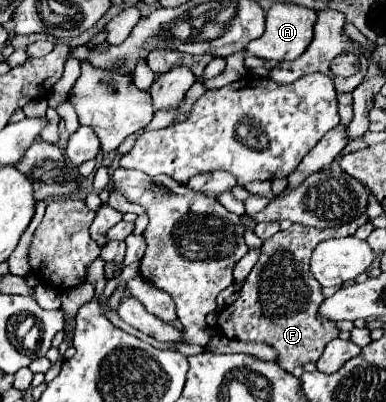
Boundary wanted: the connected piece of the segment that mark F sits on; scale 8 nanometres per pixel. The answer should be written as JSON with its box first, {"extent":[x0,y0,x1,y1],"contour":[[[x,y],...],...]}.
{"extent":[217,214,369,372],"contour":[[[363,214],[363,218],[357,218],[351,224],[329,230],[293,224],[289,230],[277,232],[265,240],[259,260],[245,280],[239,300],[219,312],[217,326],[221,334],[229,340],[257,340],[271,344],[279,352],[277,364],[287,372],[295,366],[303,366],[305,362],[317,362],[325,346],[339,336],[339,330],[329,320],[317,320],[317,308],[321,306],[323,294],[321,284],[317,284],[309,272],[309,256],[317,244],[329,238],[353,236],[355,230],[367,220],[369,218]]]}

